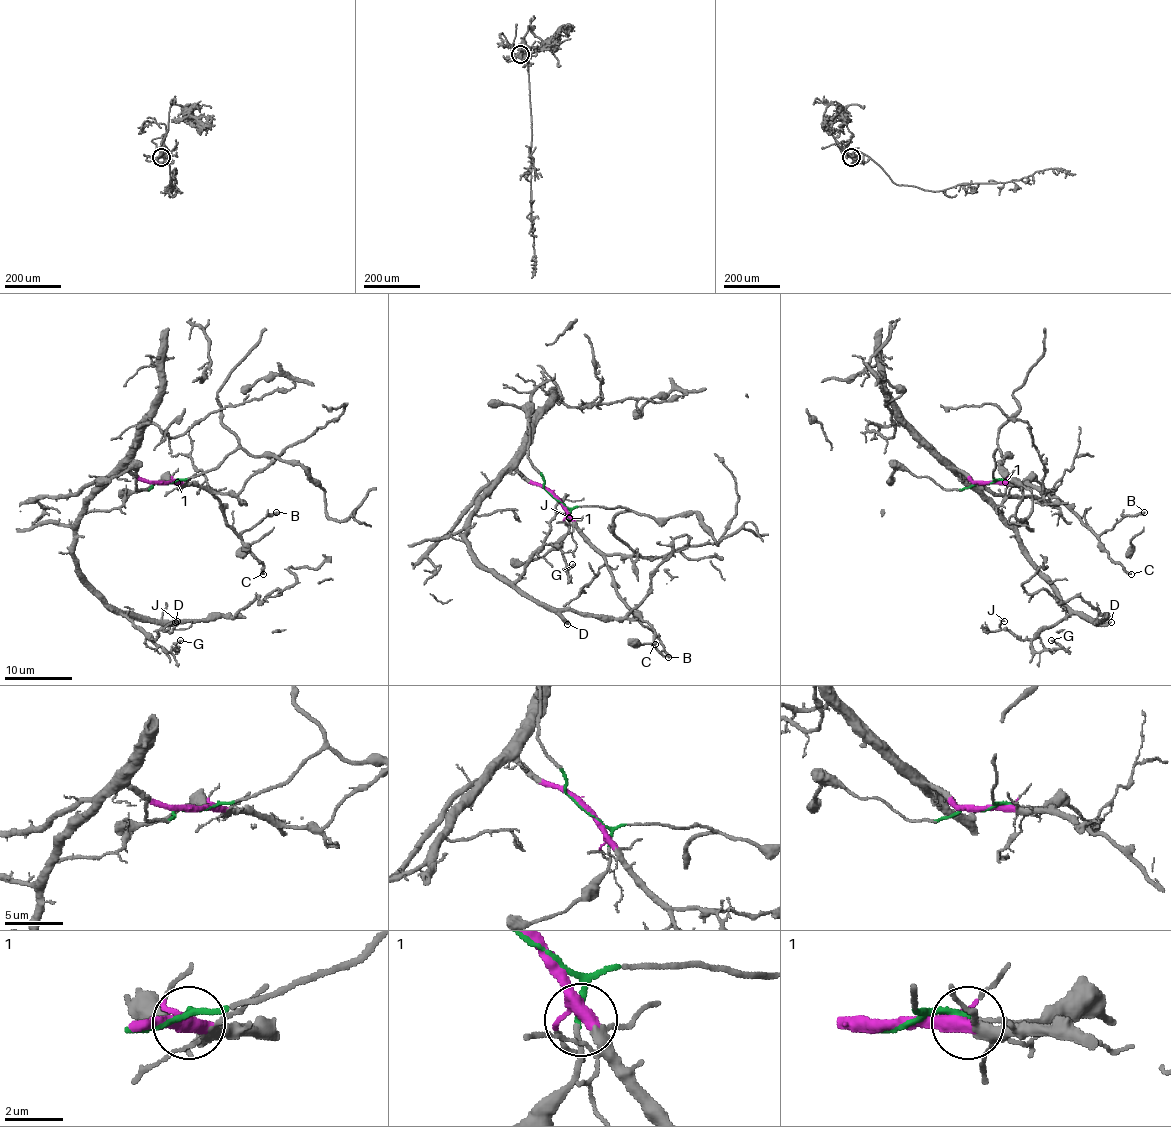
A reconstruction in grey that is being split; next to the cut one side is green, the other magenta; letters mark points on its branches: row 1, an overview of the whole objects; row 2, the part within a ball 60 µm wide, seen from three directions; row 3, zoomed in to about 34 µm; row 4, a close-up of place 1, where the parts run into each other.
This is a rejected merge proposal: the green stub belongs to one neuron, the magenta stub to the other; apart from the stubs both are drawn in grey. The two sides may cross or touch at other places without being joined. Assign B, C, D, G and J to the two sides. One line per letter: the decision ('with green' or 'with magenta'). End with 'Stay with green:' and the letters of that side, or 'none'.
B: with magenta
C: with magenta
D: with magenta
G: with magenta
J: with magenta
Stay with green: none

